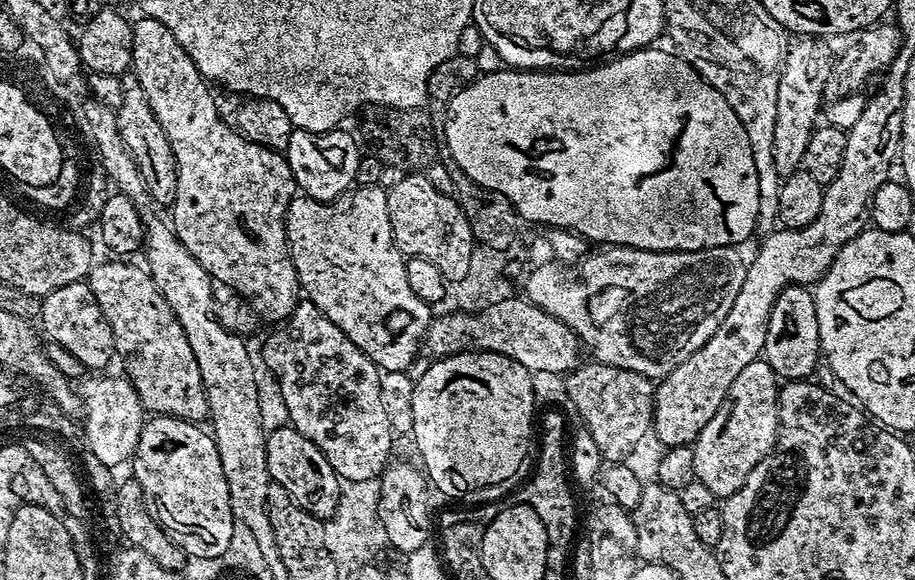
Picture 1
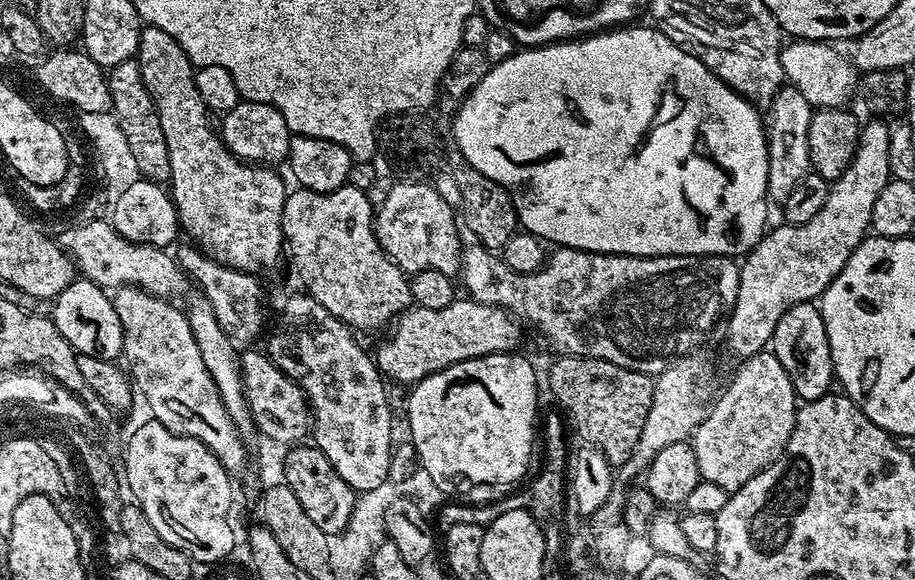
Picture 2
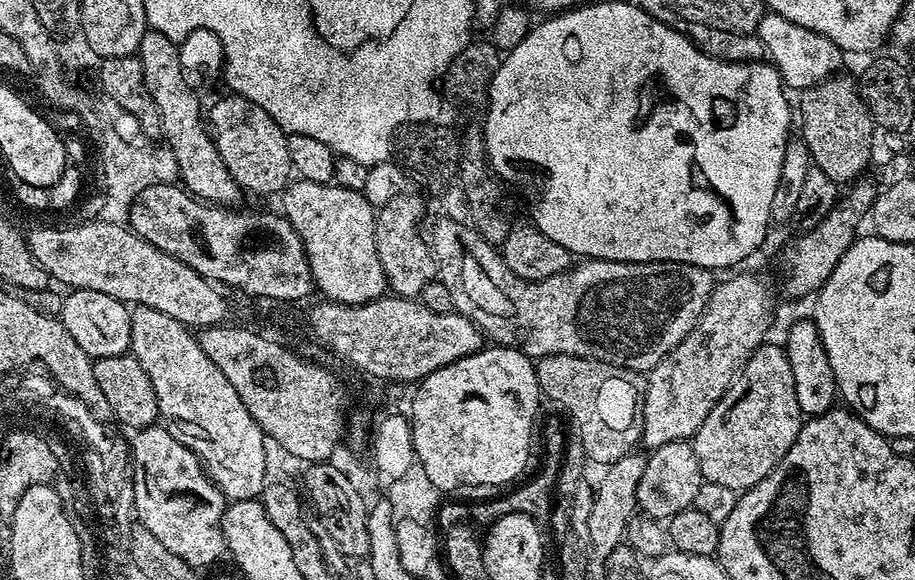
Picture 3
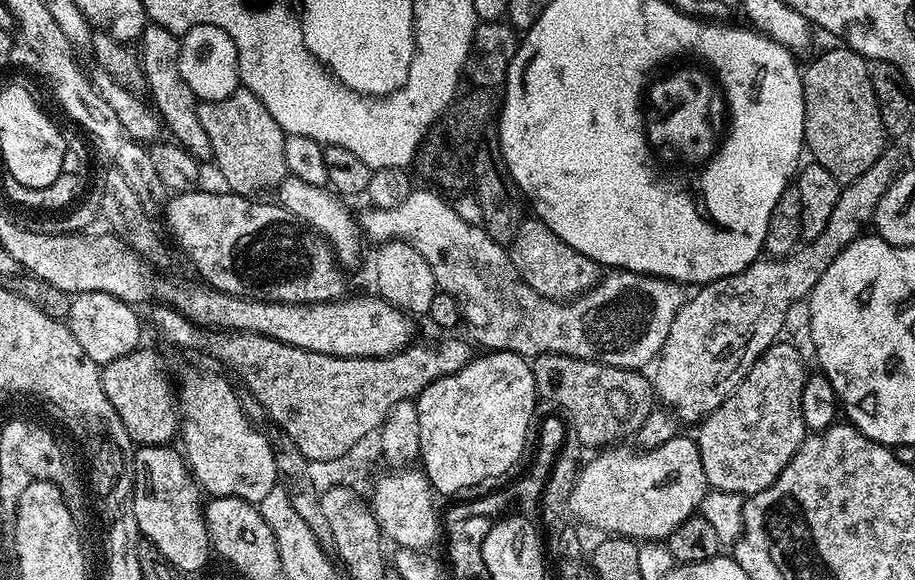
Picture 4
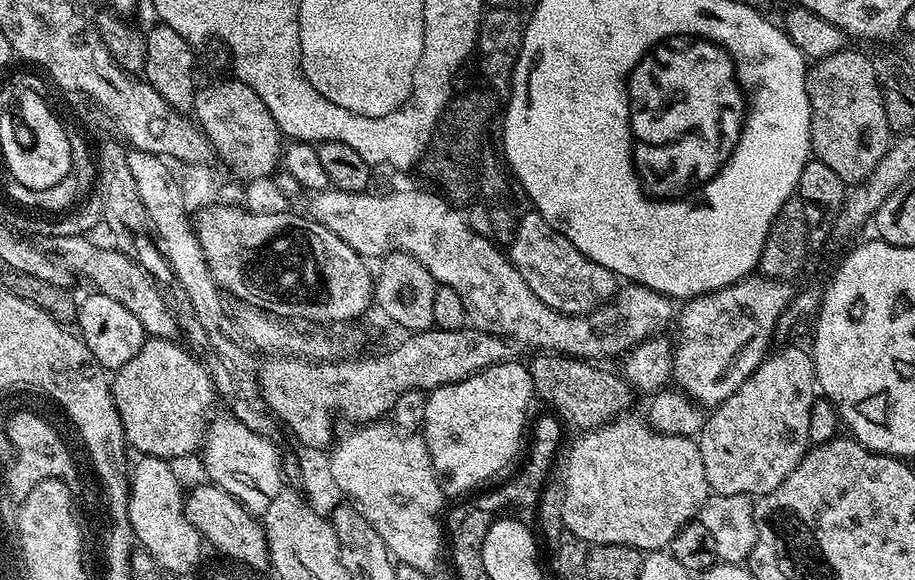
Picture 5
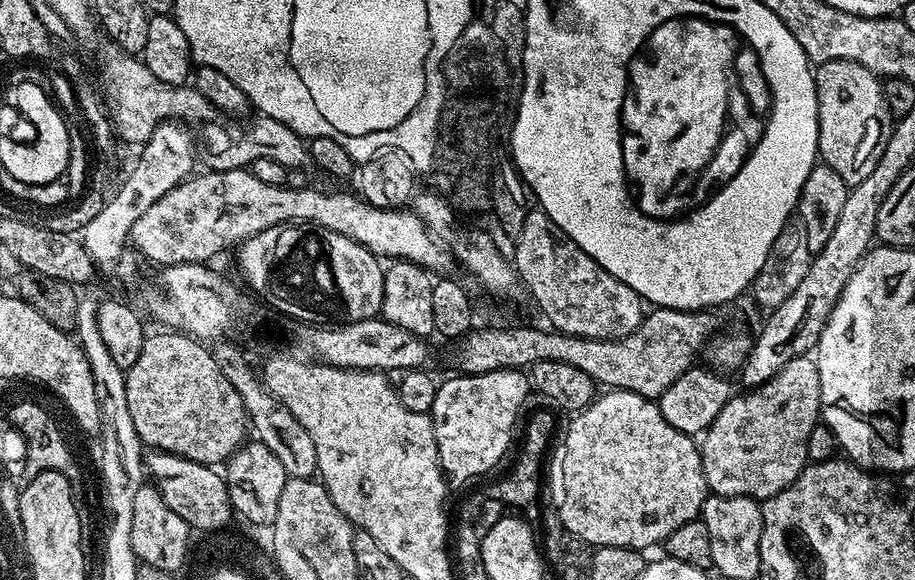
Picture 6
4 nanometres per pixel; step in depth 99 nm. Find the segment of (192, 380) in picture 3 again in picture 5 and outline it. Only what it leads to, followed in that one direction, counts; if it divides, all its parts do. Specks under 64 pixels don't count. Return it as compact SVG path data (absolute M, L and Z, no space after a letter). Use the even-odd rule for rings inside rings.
M231 414L218 416L207 425L206 439L202 445L207 479L226 490L226 494L240 501L240 505L249 512L262 514L270 502L274 502L274 494L278 494L285 483L280 473L280 456L276 453L276 444L264 435L259 436L248 430Z

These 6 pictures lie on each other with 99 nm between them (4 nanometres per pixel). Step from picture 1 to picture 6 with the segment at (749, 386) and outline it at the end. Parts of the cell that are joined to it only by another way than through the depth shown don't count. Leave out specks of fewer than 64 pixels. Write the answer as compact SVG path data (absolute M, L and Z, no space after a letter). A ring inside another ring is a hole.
M811 355L799 356L786 362L786 366L782 366L782 370L770 378L770 382L741 393L741 396L740 393L733 395L726 406L722 406L722 414L718 414L707 432L703 433L698 444L702 470L709 493L717 496L749 496L751 500L763 502L793 484L809 463L807 443L811 431L821 419L818 366Z

